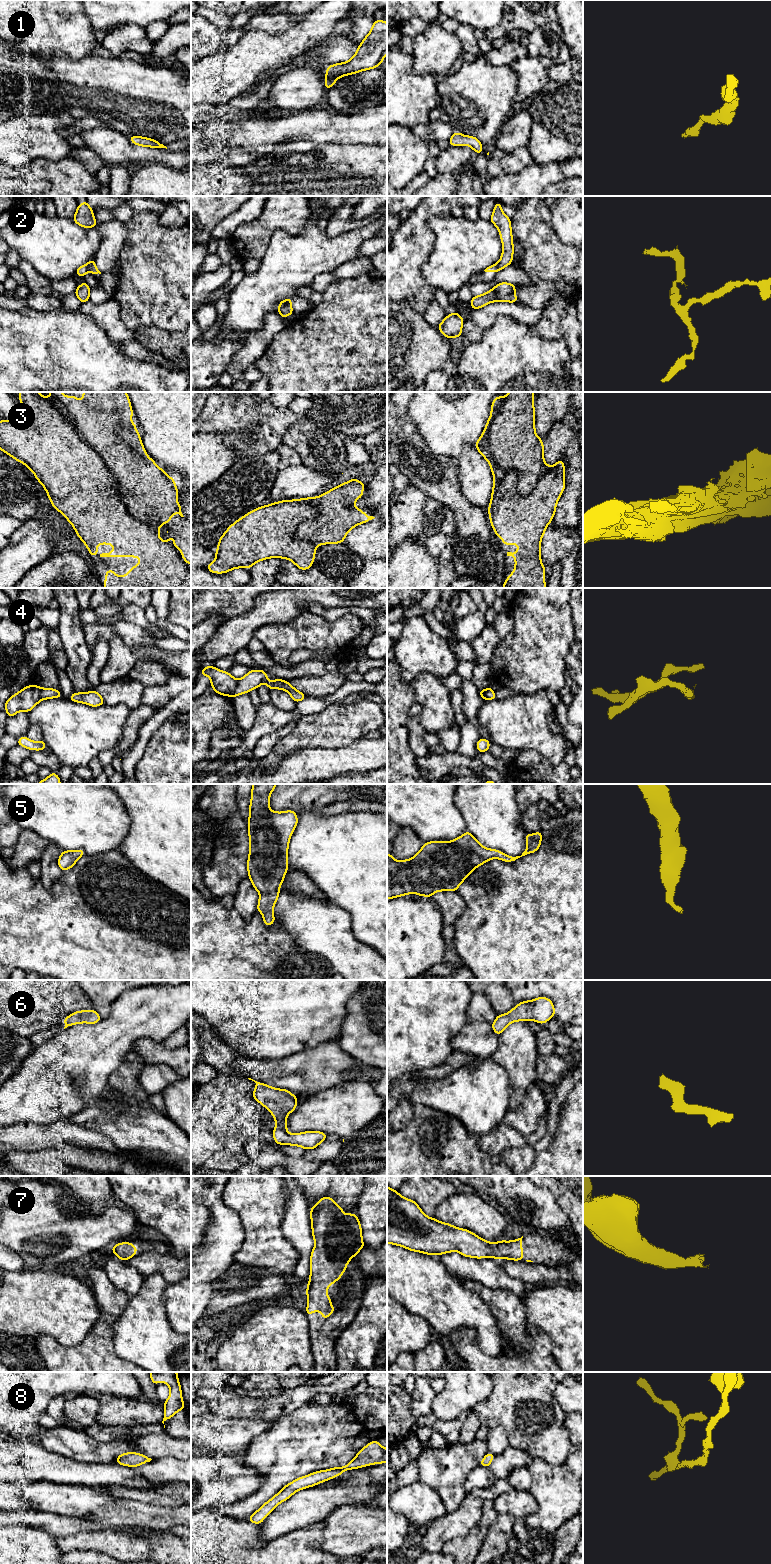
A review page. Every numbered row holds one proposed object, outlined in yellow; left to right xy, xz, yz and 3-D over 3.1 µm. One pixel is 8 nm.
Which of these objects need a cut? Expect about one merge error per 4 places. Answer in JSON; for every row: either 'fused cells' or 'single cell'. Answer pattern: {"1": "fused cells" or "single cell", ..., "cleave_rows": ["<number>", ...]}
{"1": "single cell", "2": "fused cells", "3": "fused cells", "4": "fused cells", "5": "single cell", "6": "single cell", "7": "single cell", "8": "single cell", "cleave_rows": ["2", "3", "4"]}

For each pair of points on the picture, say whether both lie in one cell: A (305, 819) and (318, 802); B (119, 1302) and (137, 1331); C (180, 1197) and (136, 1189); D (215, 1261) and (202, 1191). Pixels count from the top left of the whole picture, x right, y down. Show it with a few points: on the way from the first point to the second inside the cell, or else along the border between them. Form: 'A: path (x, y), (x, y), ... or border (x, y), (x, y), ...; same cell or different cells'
A: border (321, 809), (300, 809), (296, 812); different cells
B: border (130, 1297), (125, 1309), (114, 1322), (113, 1330); different cells
C: path (169, 1197), (163, 1197), (155, 1189), (147, 1189); same cell
D: path (217, 1244), (217, 1208); same cell

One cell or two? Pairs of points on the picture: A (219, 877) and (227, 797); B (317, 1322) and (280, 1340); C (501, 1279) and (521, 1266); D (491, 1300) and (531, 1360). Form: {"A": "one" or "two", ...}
{"A": "one", "B": "two", "C": "two", "D": "one"}

